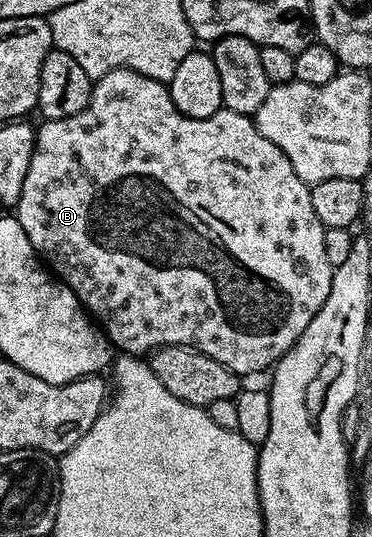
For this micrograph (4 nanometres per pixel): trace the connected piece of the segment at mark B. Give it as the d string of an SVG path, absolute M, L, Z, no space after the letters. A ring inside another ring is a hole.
M120 68L91 85L88 104L76 112L76 116L51 118L41 124L43 126L39 125L34 135L32 162L28 164L28 176L24 176L24 192L20 192L16 217L20 228L28 232L28 240L32 240L34 253L68 288L72 288L74 295L105 330L111 346L123 354L135 356L149 355L161 346L193 346L212 356L212 360L220 360L220 364L239 376L269 371L294 347L308 324L312 324L312 316L316 316L324 300L328 300L334 267L328 264L328 255L324 252L326 227L312 209L310 186L296 176L292 160L258 131L251 115L223 108L207 118L189 118L172 104L167 83Z

